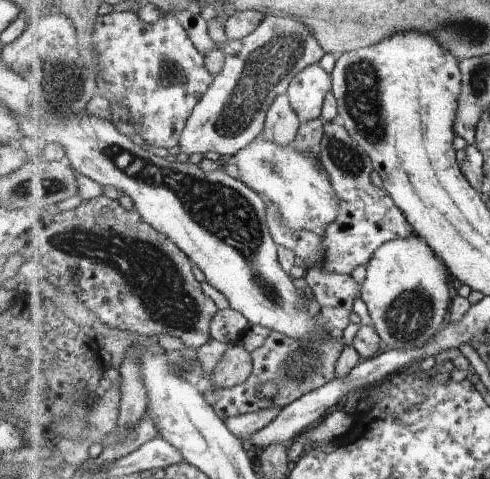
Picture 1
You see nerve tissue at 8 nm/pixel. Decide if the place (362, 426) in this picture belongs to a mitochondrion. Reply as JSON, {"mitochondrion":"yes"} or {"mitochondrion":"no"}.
{"mitochondrion":"no"}

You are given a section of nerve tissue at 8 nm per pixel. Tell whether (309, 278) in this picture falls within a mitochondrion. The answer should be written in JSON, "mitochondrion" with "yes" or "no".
{"mitochondrion":"no"}

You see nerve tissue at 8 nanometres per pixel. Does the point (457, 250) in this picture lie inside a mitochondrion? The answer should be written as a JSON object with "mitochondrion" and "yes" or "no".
{"mitochondrion":"no"}

